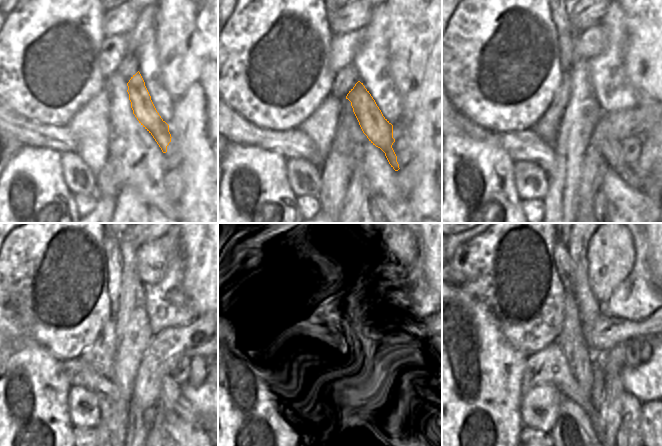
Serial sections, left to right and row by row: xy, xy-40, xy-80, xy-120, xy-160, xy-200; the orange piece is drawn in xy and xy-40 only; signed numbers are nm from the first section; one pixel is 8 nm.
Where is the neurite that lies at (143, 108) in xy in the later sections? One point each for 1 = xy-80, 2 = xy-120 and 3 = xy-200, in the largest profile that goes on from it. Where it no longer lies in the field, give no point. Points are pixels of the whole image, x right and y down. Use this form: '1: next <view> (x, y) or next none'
1: next xy-80 (611, 149)
2: next xy-120 (171, 391)
3: next xy-200 (630, 426)

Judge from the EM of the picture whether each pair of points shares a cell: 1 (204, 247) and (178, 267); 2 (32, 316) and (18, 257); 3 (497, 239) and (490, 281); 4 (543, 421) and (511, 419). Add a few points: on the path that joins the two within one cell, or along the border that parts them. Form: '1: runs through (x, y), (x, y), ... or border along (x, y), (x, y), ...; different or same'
1: border along (181, 252), (184, 258), (183, 285); different
2: runs through (31, 301), (31, 272); same
3: runs through (495, 249), (494, 271); same
4: border along (521, 396), (519, 413), (523, 426); different

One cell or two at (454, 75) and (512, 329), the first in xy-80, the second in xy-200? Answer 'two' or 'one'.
one

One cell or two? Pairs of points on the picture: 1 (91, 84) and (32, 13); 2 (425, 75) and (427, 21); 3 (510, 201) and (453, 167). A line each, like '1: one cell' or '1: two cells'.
1: one cell
2: one cell
3: one cell

